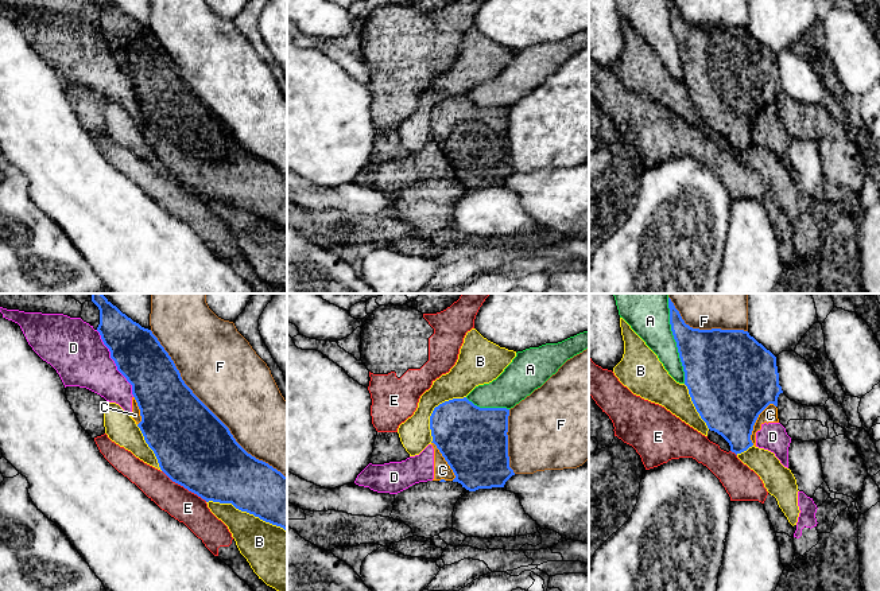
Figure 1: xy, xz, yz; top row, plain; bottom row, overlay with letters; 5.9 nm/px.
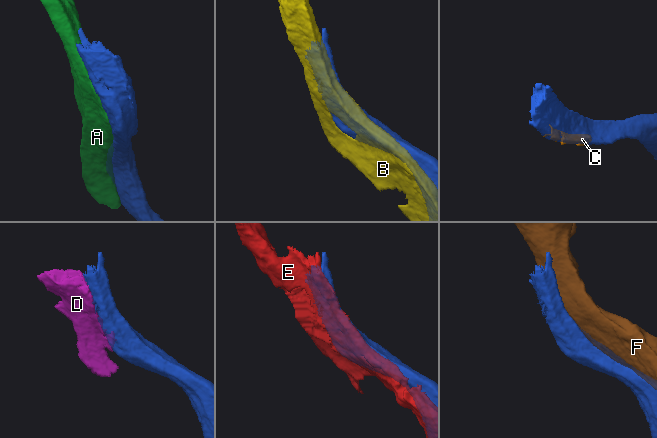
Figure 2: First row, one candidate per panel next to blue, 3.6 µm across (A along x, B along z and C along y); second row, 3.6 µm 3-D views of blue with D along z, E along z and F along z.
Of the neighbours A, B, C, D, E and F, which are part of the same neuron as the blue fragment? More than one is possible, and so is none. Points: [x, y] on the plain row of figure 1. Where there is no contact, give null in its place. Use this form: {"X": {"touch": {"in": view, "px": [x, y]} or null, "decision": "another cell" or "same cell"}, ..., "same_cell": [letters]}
{"A": {"touch": {"in": "yz", "px": [675, 39]}, "decision": "another cell"}, "B": {"touch": {"in": "xy", "px": [247, 210]}, "decision": "another cell"}, "C": {"touch": {"in": "yz", "px": [755, 120]}, "decision": "another cell"}, "D": {"touch": {"in": "xy", "px": [115, 61]}, "decision": "another cell"}, "E": {"touch": {"in": "xy", "px": [185, 186]}, "decision": "another cell"}, "F": {"touch": {"in": "xy", "px": [210, 109]}, "decision": "another cell"}, "same_cell": []}

